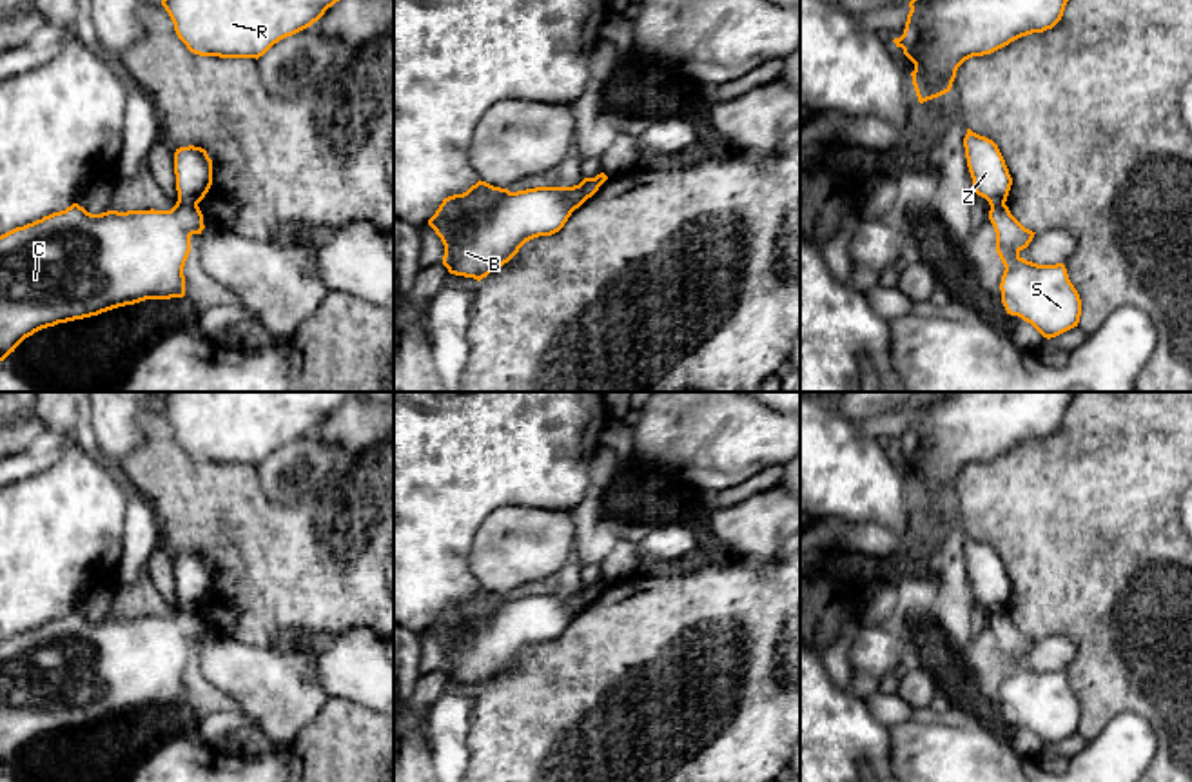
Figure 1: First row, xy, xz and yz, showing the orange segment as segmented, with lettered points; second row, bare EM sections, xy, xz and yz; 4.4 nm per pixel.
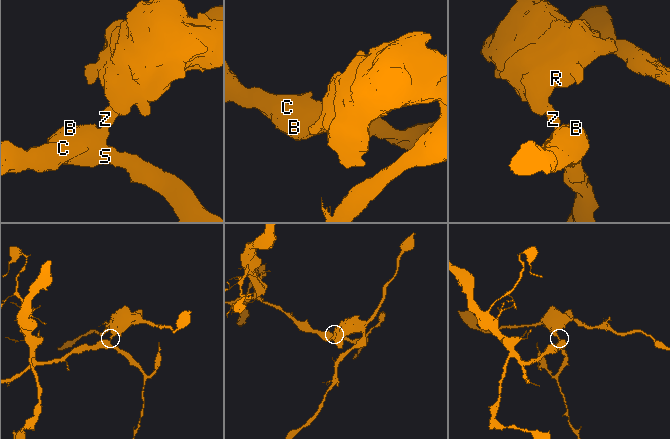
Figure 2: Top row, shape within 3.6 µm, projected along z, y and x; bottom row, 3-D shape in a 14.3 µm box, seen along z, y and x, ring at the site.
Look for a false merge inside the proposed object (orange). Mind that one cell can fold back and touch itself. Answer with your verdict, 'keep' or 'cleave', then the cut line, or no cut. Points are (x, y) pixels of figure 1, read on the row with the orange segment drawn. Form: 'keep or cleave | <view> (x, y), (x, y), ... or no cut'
cleave | xy (178, 200), (196, 205)

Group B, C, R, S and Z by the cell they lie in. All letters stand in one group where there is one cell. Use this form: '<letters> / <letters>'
B C S / R Z

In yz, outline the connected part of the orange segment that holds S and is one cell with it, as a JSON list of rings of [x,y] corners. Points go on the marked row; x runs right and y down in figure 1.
[[[1005,203],[992,205],[989,220],[1005,267],[1000,290],[1007,314],[1031,323],[1047,339],[1078,327],[1081,299],[1065,265],[1038,265],[1020,256],[1036,232],[1025,229]]]

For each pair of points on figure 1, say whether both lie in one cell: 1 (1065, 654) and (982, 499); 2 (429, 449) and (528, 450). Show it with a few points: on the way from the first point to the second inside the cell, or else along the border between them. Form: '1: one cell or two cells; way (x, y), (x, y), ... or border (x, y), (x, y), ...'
1: two cells; border (1036, 637), (1065, 635), (1074, 645), (1078, 655)
2: one cell; way (454, 449), (503, 449)

